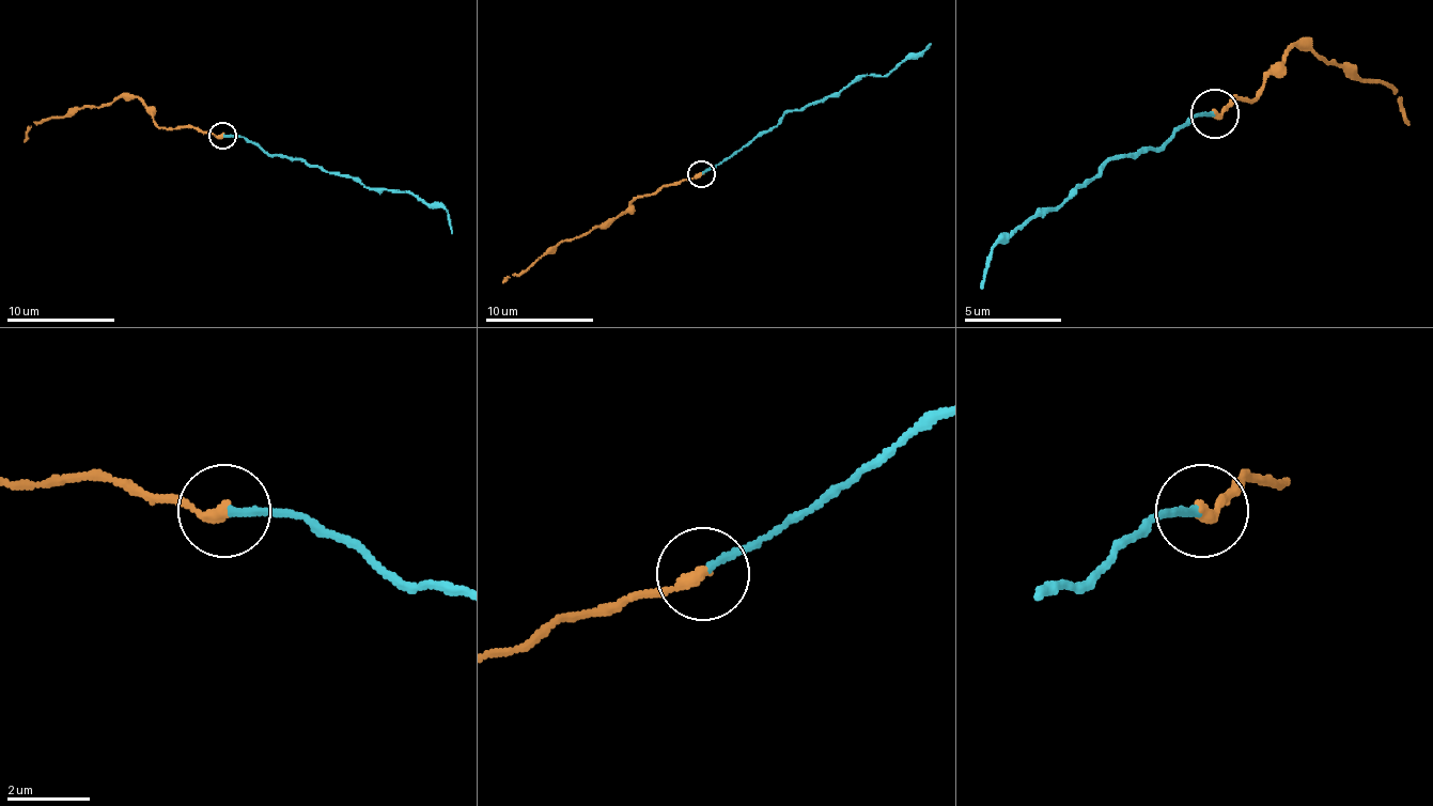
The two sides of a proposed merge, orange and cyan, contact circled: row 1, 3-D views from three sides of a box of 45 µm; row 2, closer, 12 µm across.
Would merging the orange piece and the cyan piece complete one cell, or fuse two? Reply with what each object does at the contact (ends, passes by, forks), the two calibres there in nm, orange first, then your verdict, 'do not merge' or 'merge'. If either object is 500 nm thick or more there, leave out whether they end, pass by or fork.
orange ends | cyan ends | 300/170 nm | merge

